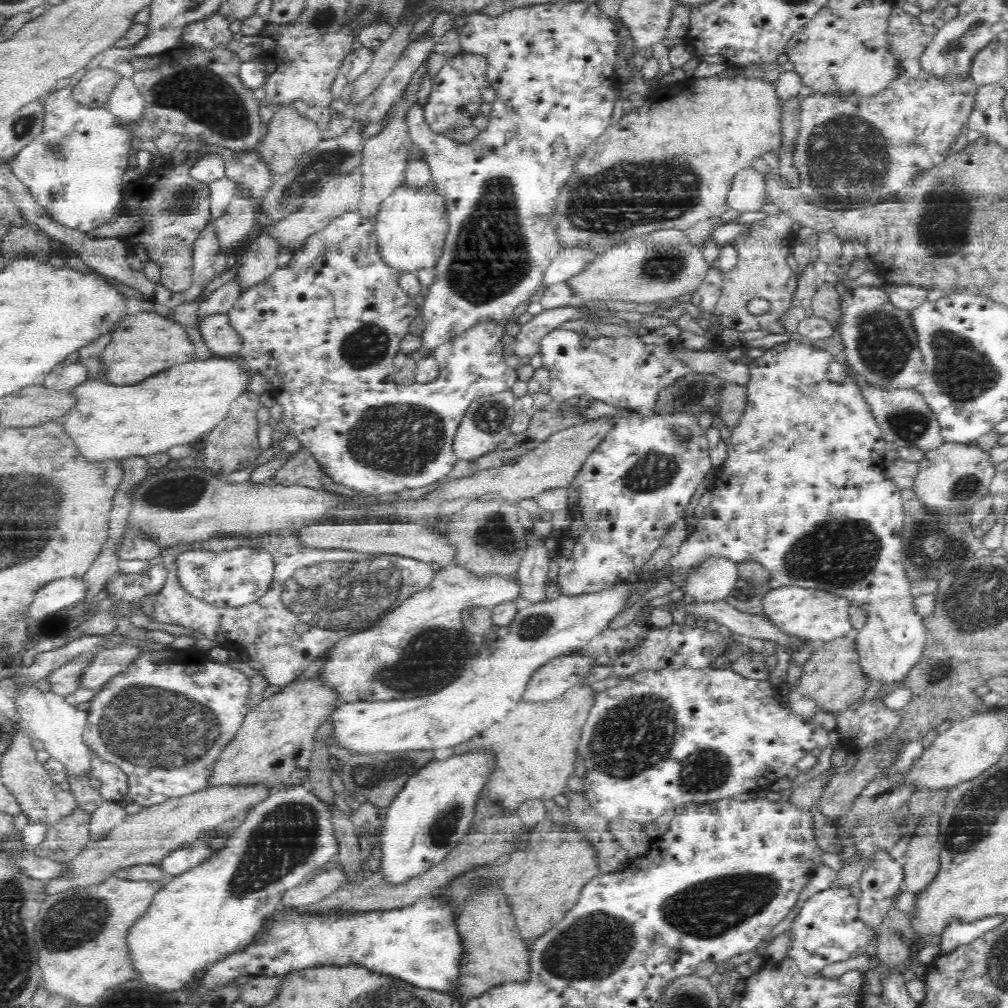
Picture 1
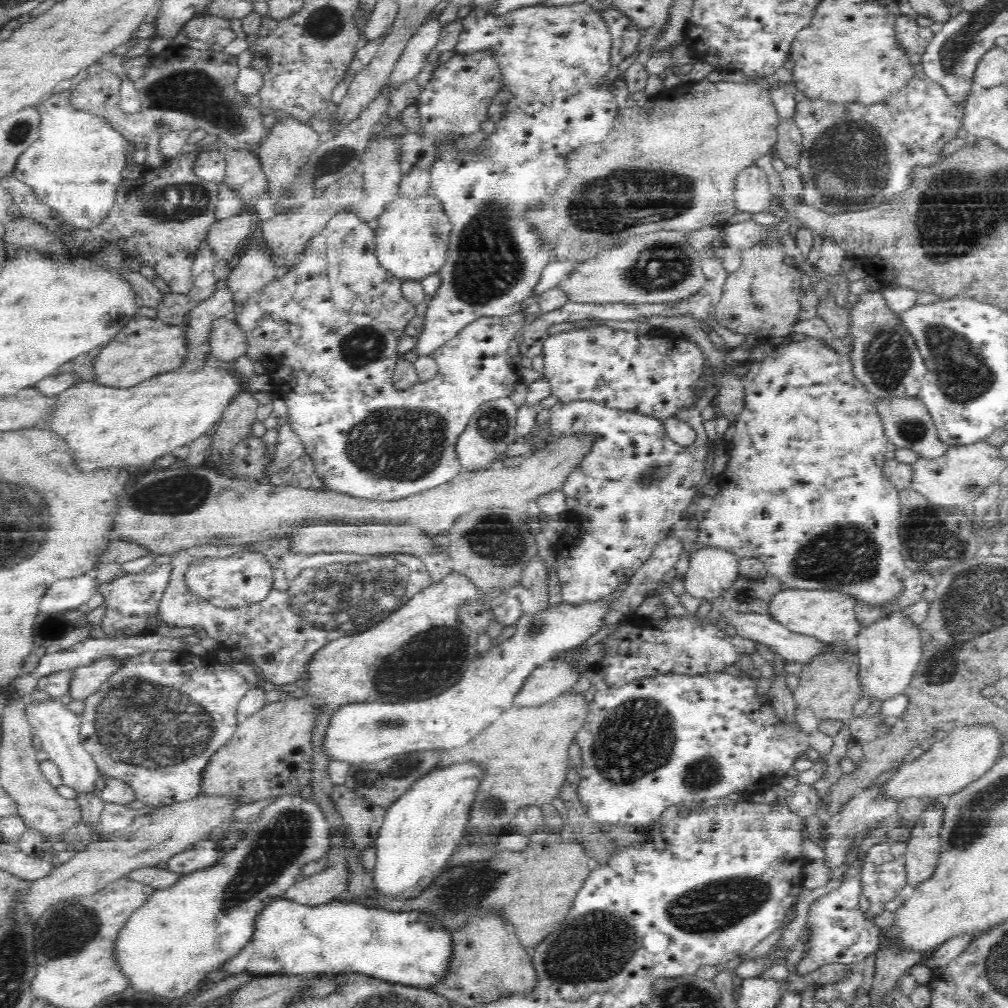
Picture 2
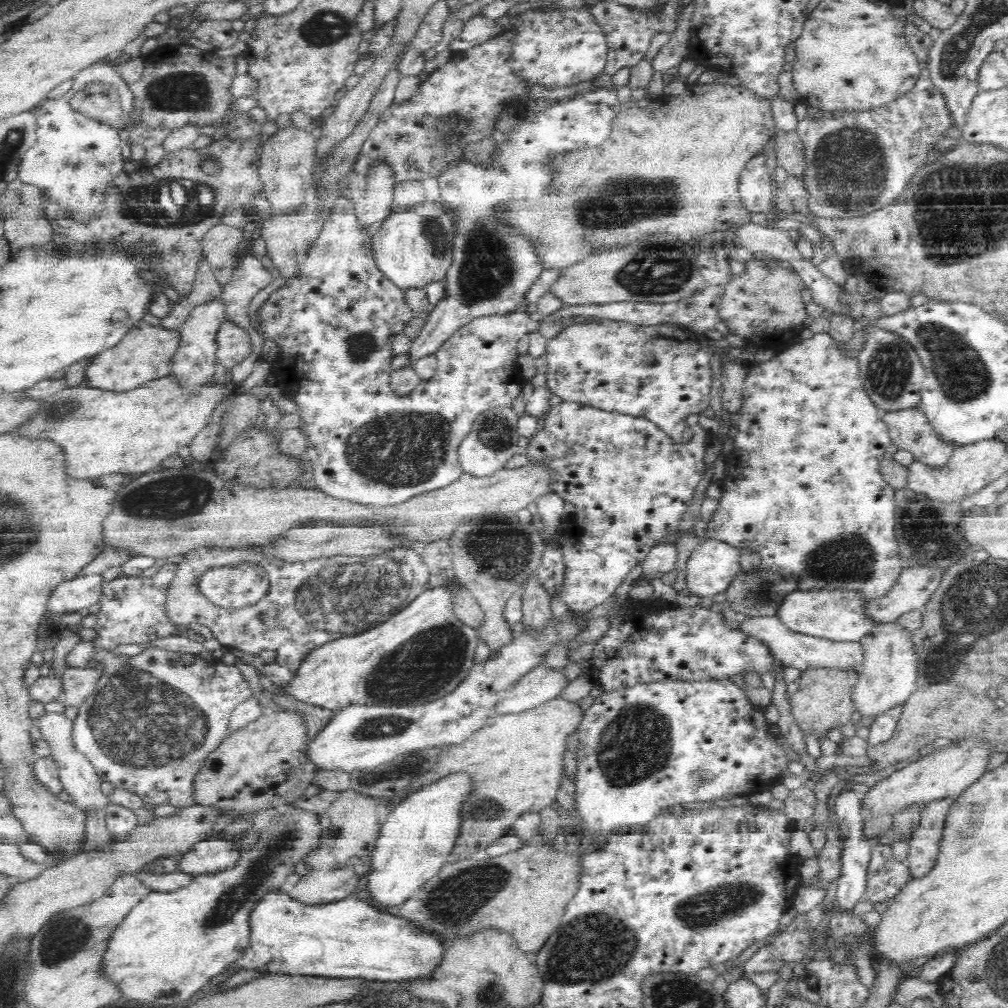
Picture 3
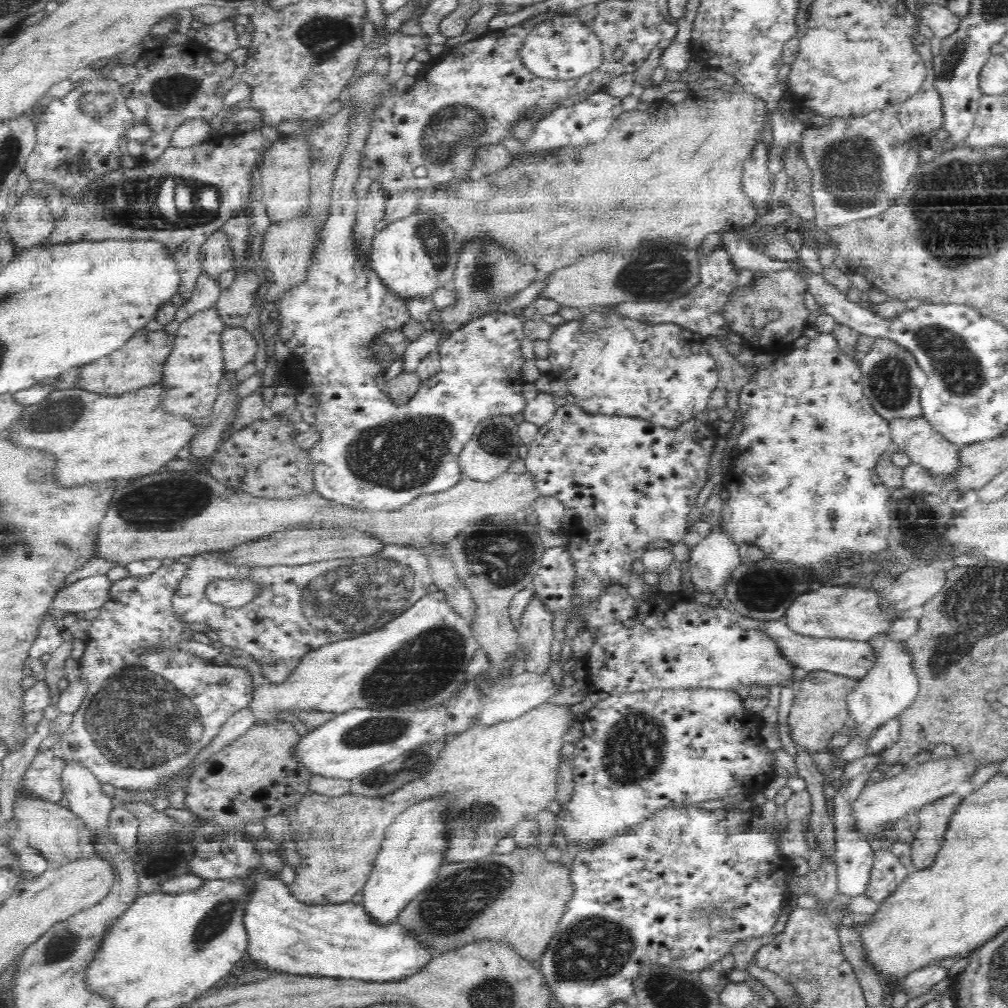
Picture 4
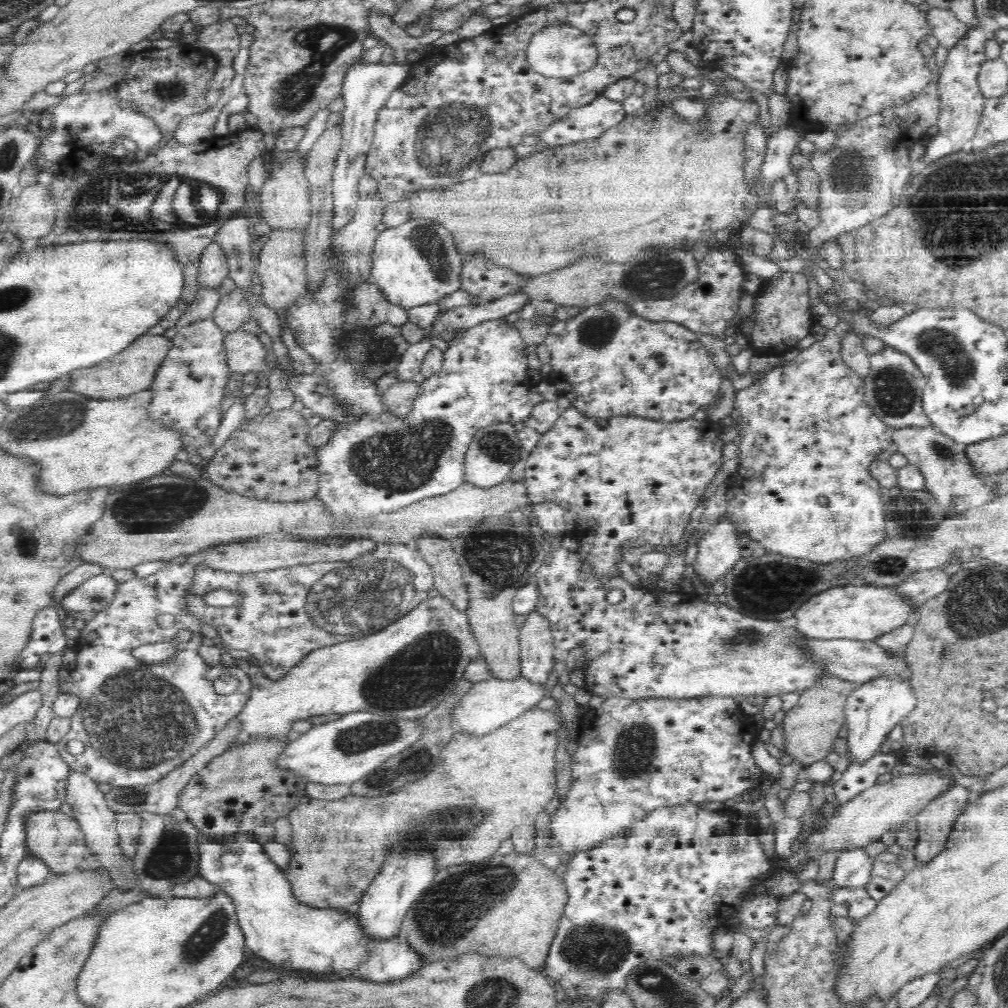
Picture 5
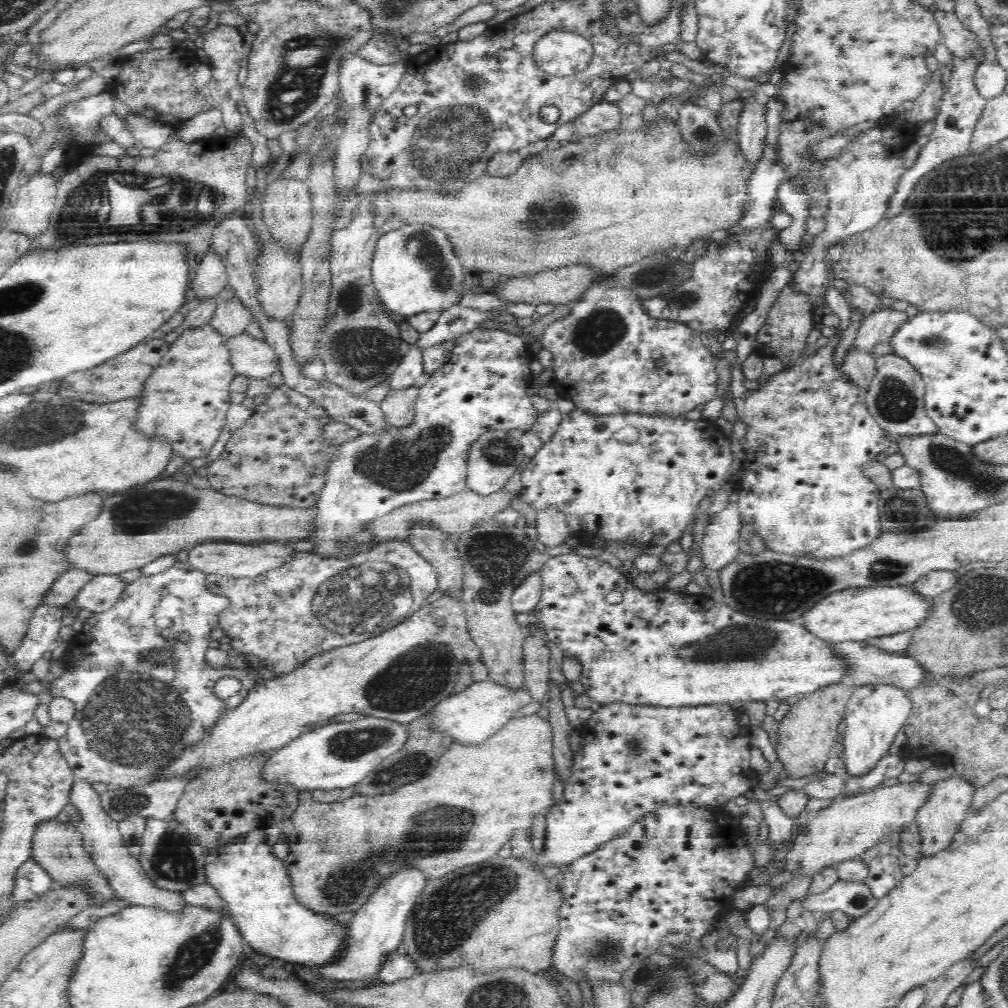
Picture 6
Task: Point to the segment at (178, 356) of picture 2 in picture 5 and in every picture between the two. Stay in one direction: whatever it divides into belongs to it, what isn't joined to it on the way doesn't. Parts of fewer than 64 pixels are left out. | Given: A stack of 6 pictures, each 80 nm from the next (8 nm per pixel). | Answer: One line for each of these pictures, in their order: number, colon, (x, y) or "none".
3: (146, 352)
4: (141, 360)
5: (133, 369)

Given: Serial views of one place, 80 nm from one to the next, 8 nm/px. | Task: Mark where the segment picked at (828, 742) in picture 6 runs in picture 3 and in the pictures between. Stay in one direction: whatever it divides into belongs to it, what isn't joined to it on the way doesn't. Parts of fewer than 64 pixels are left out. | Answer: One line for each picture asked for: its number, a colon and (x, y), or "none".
3: (825, 699)
4: (820, 708)
5: (810, 727)

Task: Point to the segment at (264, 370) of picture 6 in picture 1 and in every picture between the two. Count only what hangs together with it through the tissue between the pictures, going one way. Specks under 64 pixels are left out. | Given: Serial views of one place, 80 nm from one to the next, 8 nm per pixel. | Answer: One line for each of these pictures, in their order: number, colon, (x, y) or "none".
1: (222, 340)
2: (226, 340)
3: (232, 343)
4: (238, 346)
5: (244, 352)

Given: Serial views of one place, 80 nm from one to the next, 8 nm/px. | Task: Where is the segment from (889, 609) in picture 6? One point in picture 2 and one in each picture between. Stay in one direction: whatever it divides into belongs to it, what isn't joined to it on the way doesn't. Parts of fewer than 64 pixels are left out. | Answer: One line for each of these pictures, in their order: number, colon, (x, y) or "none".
2: (827, 616)
3: (836, 615)
4: (846, 613)
5: (857, 611)

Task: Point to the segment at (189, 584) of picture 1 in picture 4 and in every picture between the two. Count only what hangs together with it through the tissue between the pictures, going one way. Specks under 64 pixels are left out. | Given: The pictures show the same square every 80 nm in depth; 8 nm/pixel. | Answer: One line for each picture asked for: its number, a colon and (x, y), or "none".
2: (245, 577)
3: (240, 583)
4: (229, 591)

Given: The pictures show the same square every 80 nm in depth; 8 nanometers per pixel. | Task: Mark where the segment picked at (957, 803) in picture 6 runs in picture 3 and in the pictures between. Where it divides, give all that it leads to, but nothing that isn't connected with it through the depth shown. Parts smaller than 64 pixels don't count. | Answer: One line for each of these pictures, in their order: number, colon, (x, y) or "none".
3: (924, 842)
4: (933, 818)
5: (934, 822)

